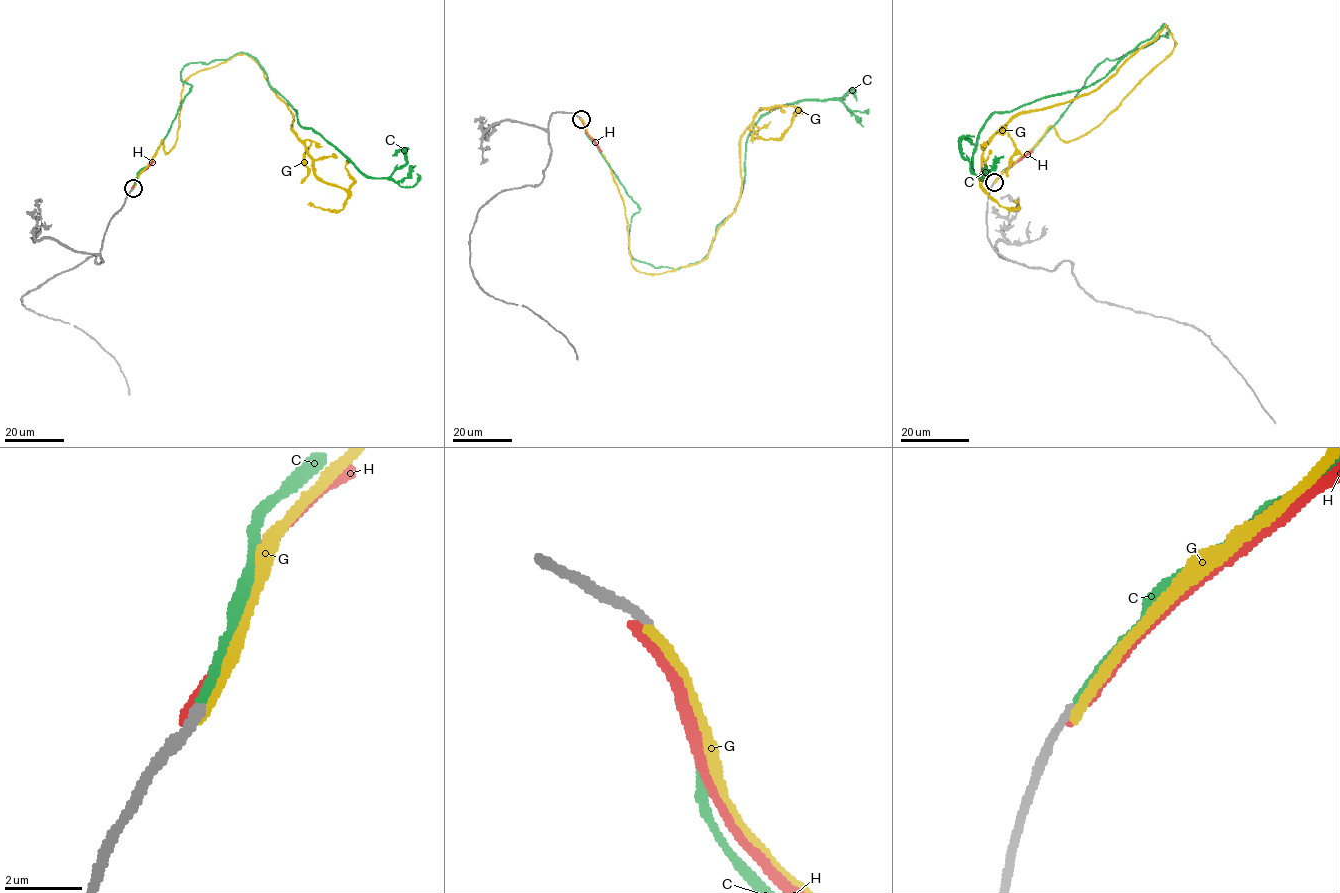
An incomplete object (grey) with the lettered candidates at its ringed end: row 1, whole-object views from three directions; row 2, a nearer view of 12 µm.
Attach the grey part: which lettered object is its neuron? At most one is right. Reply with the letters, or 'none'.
C

